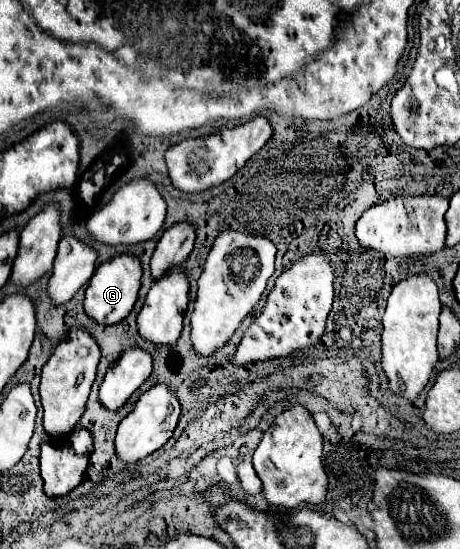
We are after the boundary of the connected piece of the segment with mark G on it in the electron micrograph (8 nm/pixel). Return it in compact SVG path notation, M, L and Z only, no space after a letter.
M123 254L123 256L117 256L113 260L103 262L95 270L95 274L89 282L89 288L85 290L85 302L83 302L85 314L89 318L93 318L95 322L105 324L105 326L121 322L133 310L133 304L137 300L137 292L141 288L141 274L143 274L141 262L135 256Z

